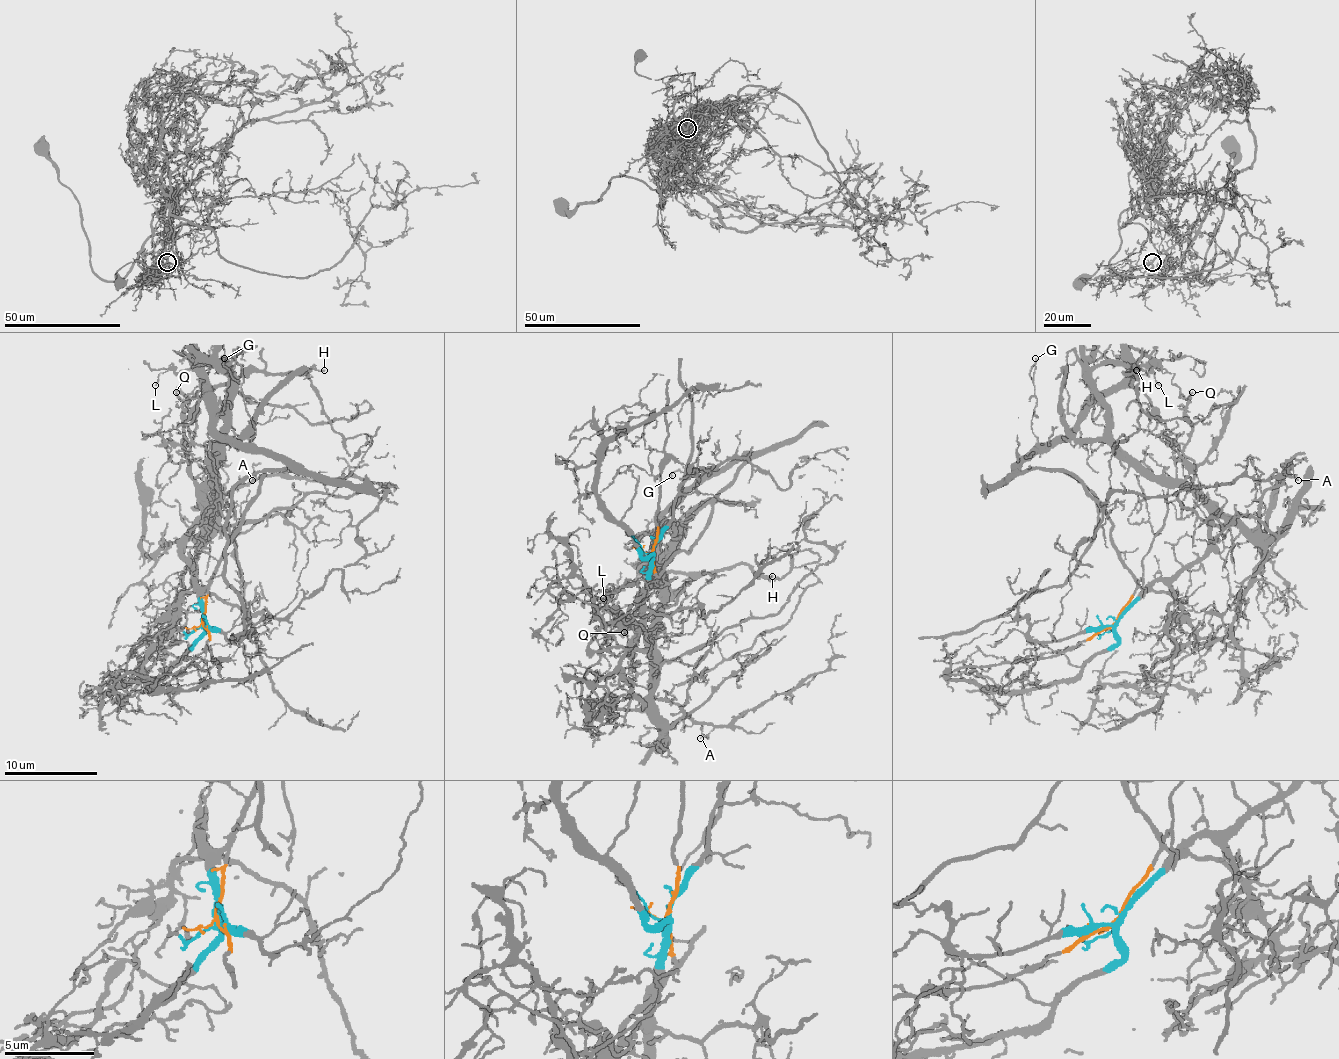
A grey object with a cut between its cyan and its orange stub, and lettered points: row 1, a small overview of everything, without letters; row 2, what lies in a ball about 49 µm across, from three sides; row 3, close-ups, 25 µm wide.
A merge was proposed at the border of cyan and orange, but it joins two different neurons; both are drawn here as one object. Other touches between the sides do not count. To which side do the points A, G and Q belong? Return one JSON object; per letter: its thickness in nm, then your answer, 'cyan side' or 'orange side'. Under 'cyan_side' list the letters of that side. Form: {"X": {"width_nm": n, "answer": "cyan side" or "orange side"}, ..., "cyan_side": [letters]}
{"A": {"width_nm": 90, "answer": "cyan side"}, "G": {"width_nm": 120, "answer": "orange side"}, "Q": {"width_nm": 180, "answer": "cyan side"}, "cyan_side": ["A", "Q"]}

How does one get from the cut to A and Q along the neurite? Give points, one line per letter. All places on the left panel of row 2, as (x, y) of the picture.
A: (205, 623), (182, 537), (203, 512), (203, 528), (207, 514), (226, 496), (265, 477), (252, 479)
Q: (205, 623), (194, 565), (182, 551), (182, 537), (201, 514), (203, 500), (189, 454), (196, 424), (175, 391)

